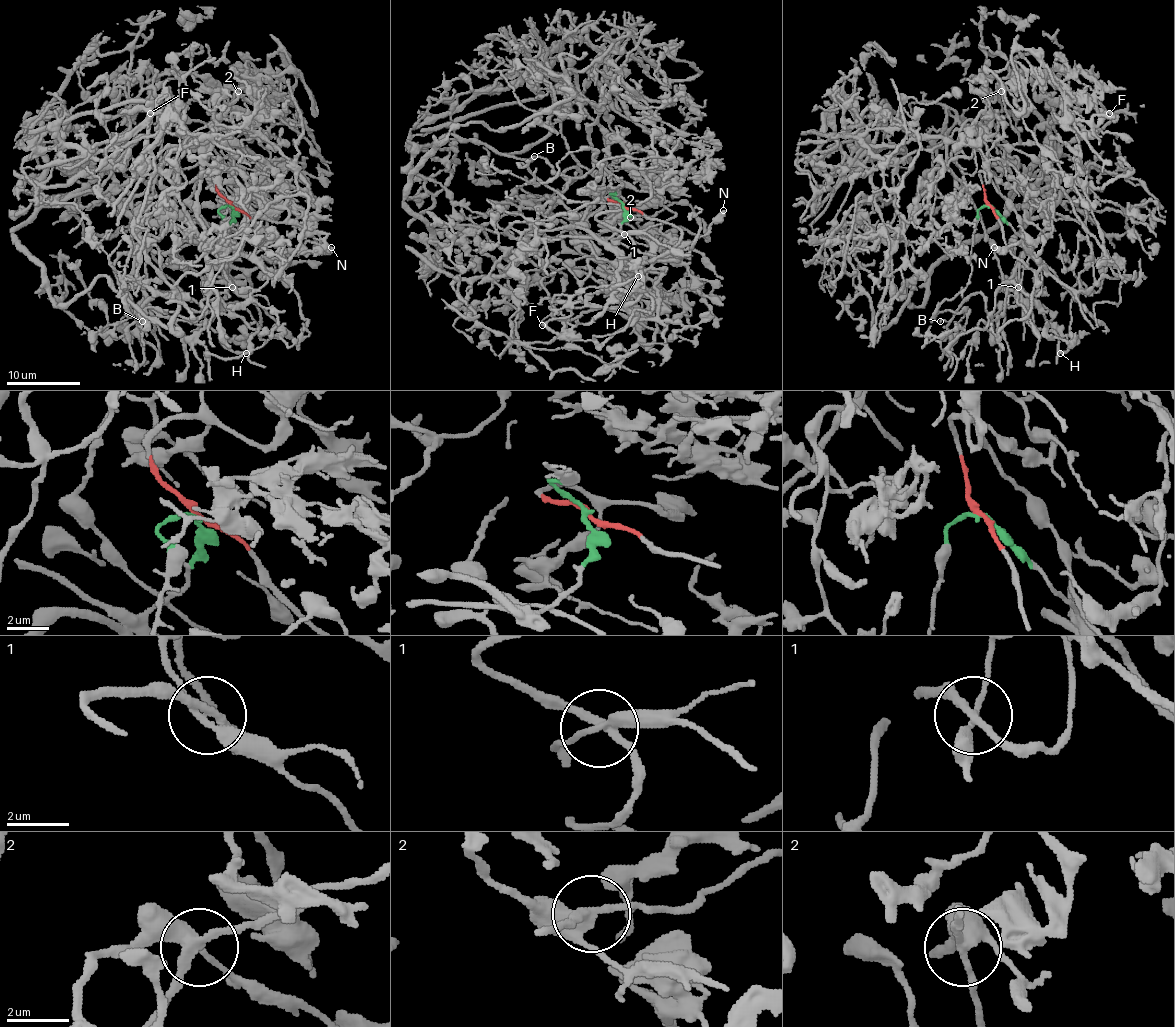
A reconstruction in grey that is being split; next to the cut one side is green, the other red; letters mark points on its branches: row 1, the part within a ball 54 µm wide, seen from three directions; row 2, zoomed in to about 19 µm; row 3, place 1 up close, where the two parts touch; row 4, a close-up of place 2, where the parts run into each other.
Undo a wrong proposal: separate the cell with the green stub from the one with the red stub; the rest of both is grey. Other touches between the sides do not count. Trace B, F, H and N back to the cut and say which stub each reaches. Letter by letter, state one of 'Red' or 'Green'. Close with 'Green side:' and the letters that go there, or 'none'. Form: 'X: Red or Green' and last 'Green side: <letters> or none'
B: Red
F: Red
H: Red
N: Green
Green side: N

